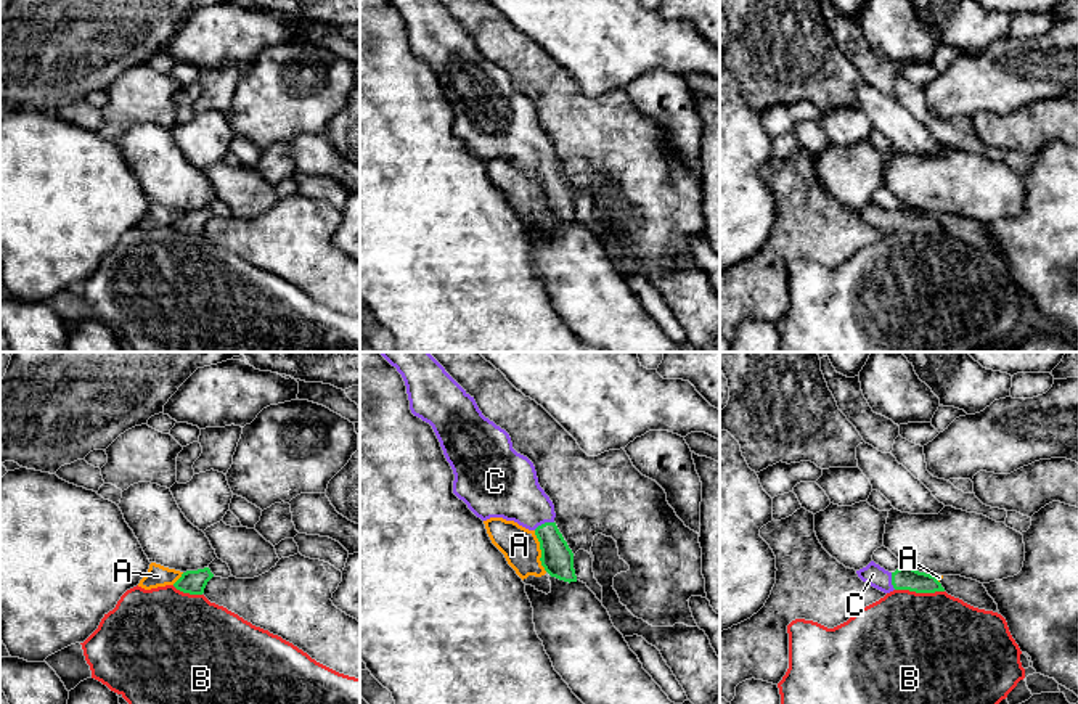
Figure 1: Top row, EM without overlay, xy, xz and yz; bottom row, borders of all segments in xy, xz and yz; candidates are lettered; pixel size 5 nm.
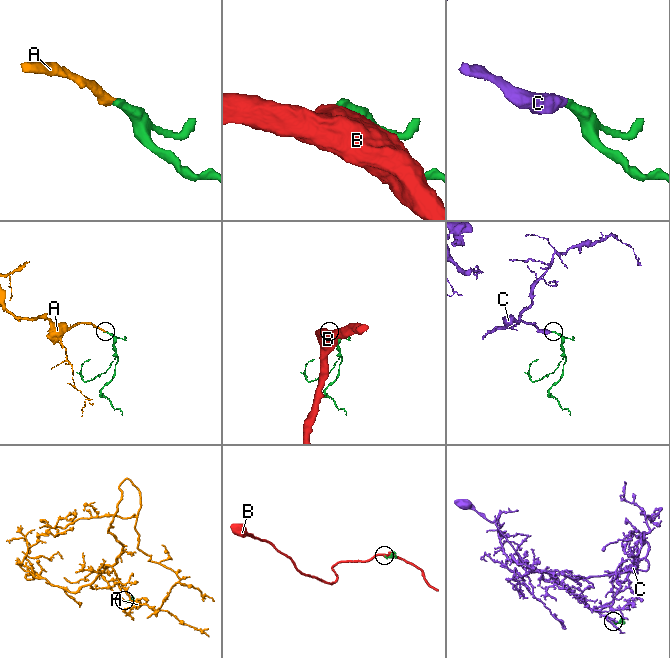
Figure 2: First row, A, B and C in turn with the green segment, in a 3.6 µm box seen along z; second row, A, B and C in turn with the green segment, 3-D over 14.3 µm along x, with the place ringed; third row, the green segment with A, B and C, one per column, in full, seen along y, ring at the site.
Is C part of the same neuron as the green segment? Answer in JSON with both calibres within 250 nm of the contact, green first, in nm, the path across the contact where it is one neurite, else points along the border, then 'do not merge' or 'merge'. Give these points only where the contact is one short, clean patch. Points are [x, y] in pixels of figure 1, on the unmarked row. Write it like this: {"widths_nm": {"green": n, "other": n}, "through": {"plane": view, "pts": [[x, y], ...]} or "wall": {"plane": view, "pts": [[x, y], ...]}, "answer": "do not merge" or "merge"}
{"widths_nm": {"green": 160, "other": 300}, "through": {"plane": "xz", "pts": [[556, 196], [545, 163], [508, 129]]}, "answer": "merge"}

